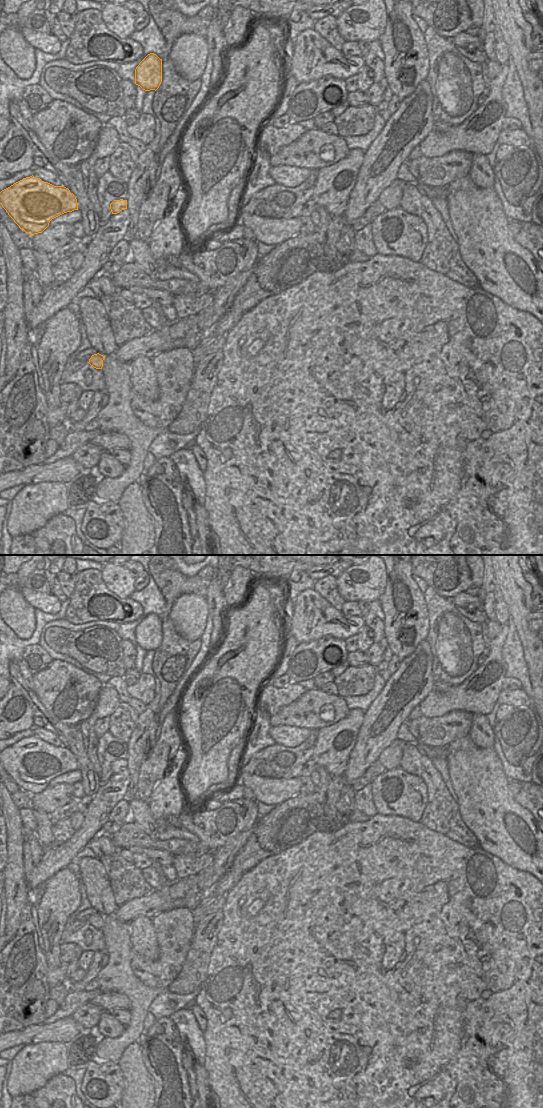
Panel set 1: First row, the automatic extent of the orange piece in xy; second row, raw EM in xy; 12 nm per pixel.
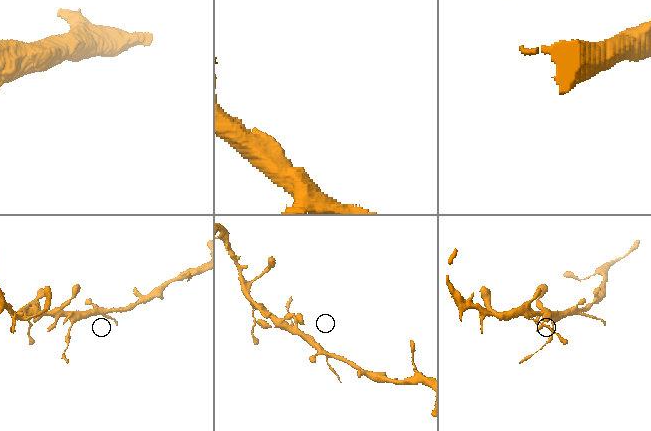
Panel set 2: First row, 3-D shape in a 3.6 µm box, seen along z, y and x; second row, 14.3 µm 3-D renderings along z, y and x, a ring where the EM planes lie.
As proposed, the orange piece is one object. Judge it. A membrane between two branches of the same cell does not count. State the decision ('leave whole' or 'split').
split

